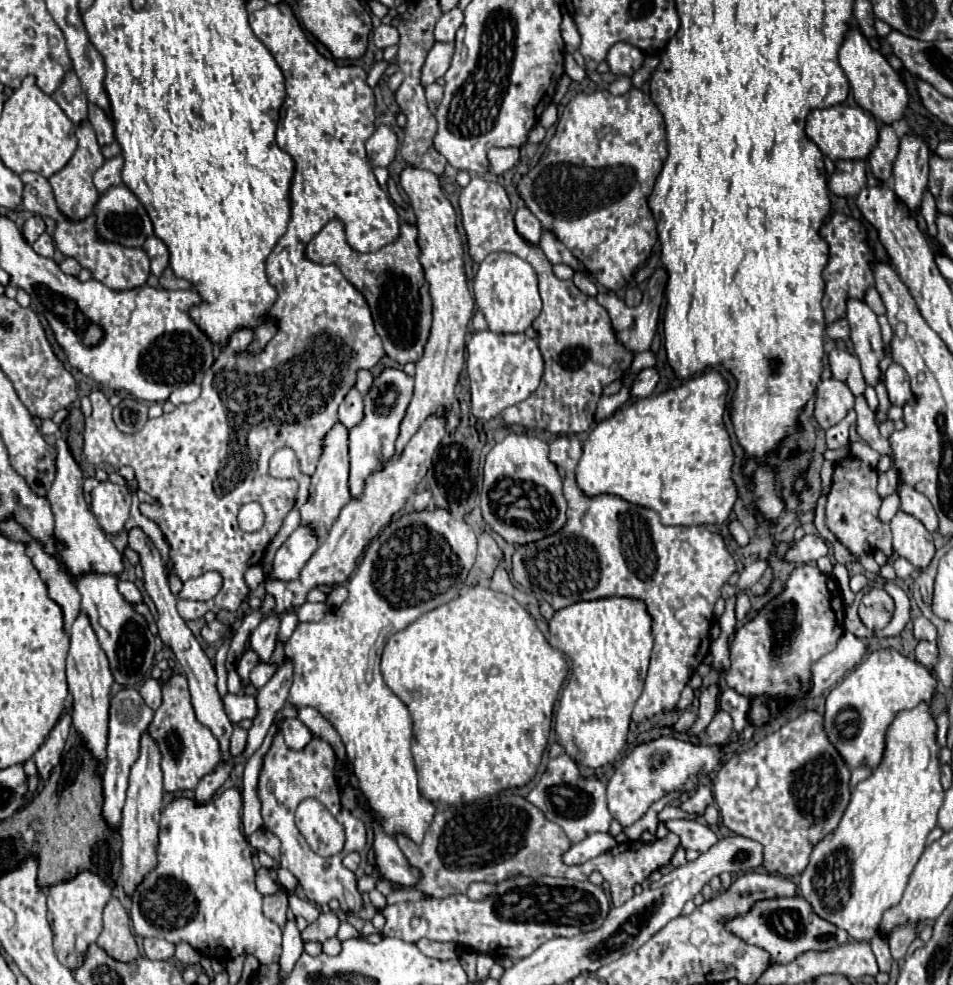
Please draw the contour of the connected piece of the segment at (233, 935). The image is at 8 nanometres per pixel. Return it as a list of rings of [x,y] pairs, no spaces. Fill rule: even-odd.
[[[230,788],[223,792],[216,800],[210,803],[198,803],[190,797],[176,797],[174,801],[170,801],[166,805],[166,809],[162,811],[162,819],[160,819],[160,841],[158,841],[158,865],[156,869],[152,869],[142,883],[134,889],[132,893],[132,907],[130,907],[130,917],[134,923],[134,931],[140,937],[158,937],[158,939],[166,939],[174,945],[178,945],[180,941],[190,943],[194,949],[198,949],[204,957],[210,959],[218,959],[218,961],[230,961],[236,955],[240,955],[242,951],[252,953],[260,963],[276,963],[280,959],[280,943],[282,943],[282,931],[278,925],[274,925],[270,919],[266,919],[262,915],[262,895],[256,891],[254,887],[254,865],[252,865],[252,851],[250,851],[250,843],[246,841],[246,835],[242,833],[242,796],[236,789]]]

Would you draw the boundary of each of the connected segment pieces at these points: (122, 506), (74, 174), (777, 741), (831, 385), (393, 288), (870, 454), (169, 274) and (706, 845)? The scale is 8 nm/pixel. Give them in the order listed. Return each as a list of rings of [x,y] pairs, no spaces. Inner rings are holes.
[[[104,481],[92,491],[90,509],[106,533],[118,535],[124,531],[124,525],[130,517],[130,491]]]
[[[82,121],[82,123],[78,125],[76,137],[78,137],[78,149],[76,149],[76,153],[72,155],[72,159],[68,161],[68,165],[66,165],[62,171],[54,173],[54,175],[48,179],[50,185],[52,185],[52,189],[54,189],[54,197],[56,197],[58,209],[60,209],[68,219],[72,219],[72,221],[86,219],[86,217],[94,211],[94,207],[96,207],[96,203],[98,203],[98,199],[100,199],[100,193],[96,191],[96,187],[94,187],[94,183],[92,183],[92,175],[94,175],[94,171],[100,169],[100,167],[104,165],[104,161],[106,161],[106,159],[102,157],[102,153],[100,153],[100,147],[98,147],[98,143],[96,143],[96,135],[94,135],[94,129],[92,129],[90,121]]]
[[[816,711],[800,713],[752,749],[728,759],[714,779],[722,823],[732,833],[762,843],[762,867],[788,879],[806,869],[812,847],[838,827],[852,797],[850,767],[828,741],[822,723]]]
[[[826,379],[818,383],[814,419],[822,429],[830,429],[836,423],[840,423],[852,407],[854,395],[850,393],[846,383],[838,379]]]
[[[334,219],[306,245],[306,257],[310,261],[322,265],[332,263],[340,267],[344,277],[364,295],[372,311],[376,333],[384,343],[386,355],[398,361],[400,365],[408,361],[418,361],[422,357],[422,349],[426,345],[432,323],[432,299],[422,265],[418,261],[420,249],[416,243],[416,235],[418,231],[414,225],[402,223],[400,235],[394,243],[384,245],[376,253],[360,255],[346,243],[342,223]]]
[[[856,441],[856,443],[852,443],[850,453],[852,453],[854,457],[866,461],[866,463],[872,465],[872,467],[876,467],[876,465],[878,465],[878,459],[880,459],[880,455],[874,453],[874,449],[870,449],[870,445],[866,445],[864,441]]]
[[[166,269],[160,277],[160,287],[164,287],[164,289],[192,289],[192,283],[186,279],[174,277],[174,271]]]
[[[696,819],[666,821],[664,825],[668,831],[672,831],[680,837],[680,845],[684,849],[696,849],[696,851],[704,853],[718,841],[716,835],[710,831],[710,827],[704,823],[698,823]]]

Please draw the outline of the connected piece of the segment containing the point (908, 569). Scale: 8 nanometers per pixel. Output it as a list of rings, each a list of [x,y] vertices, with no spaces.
[[[898,557],[898,559],[894,561],[894,569],[896,569],[896,575],[904,579],[904,577],[910,577],[910,573],[912,573],[914,565],[912,565],[908,559],[904,559],[904,557]]]

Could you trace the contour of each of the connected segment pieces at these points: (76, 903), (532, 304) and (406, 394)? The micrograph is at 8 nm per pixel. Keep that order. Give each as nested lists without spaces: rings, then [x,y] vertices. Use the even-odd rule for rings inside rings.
[[[82,871],[72,879],[60,881],[46,891],[48,923],[54,931],[54,953],[58,961],[70,969],[78,967],[88,945],[94,943],[102,931],[102,909],[112,897],[112,889],[92,871]]]
[[[490,253],[474,277],[474,297],[494,333],[524,333],[542,311],[538,277],[532,265],[514,253]]]
[[[386,367],[374,377],[372,387],[364,395],[364,419],[350,429],[350,493],[358,497],[362,493],[364,479],[386,461],[386,457],[394,455],[394,443],[398,437],[398,427],[412,399],[414,377],[406,375],[402,369]]]

